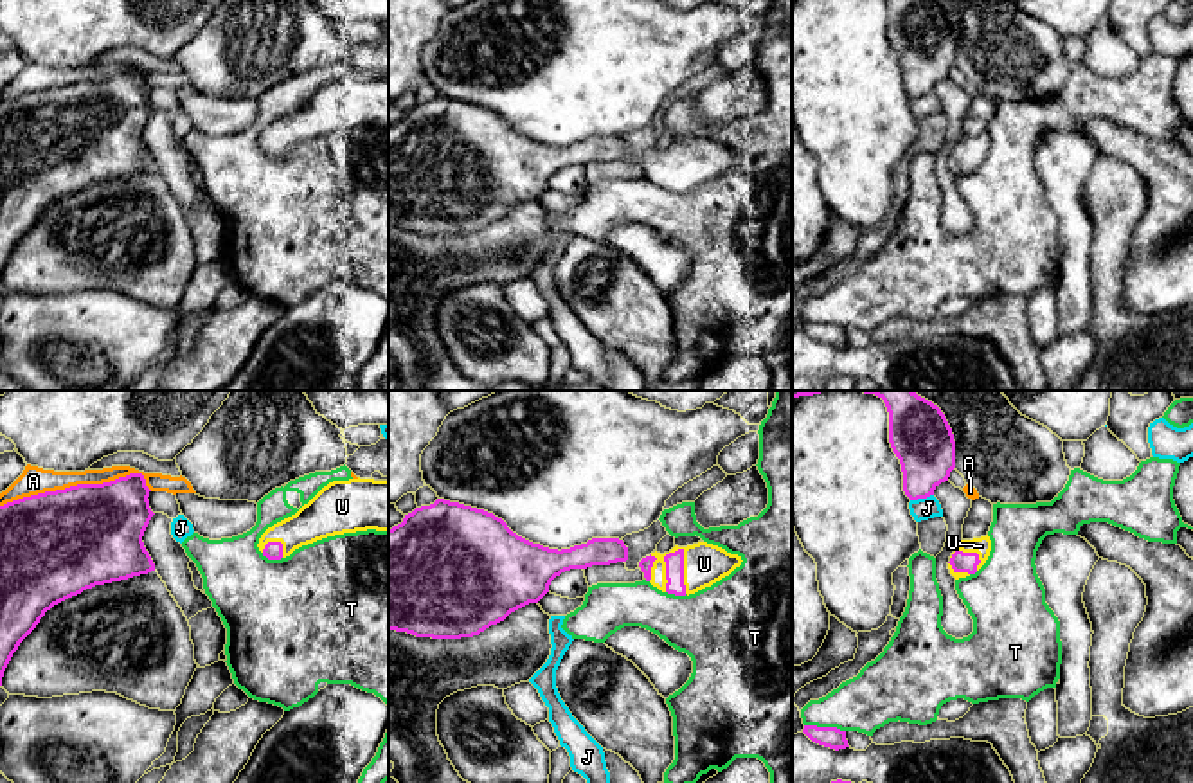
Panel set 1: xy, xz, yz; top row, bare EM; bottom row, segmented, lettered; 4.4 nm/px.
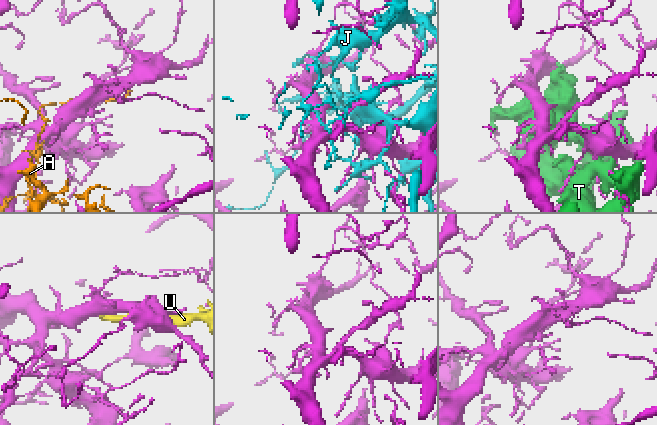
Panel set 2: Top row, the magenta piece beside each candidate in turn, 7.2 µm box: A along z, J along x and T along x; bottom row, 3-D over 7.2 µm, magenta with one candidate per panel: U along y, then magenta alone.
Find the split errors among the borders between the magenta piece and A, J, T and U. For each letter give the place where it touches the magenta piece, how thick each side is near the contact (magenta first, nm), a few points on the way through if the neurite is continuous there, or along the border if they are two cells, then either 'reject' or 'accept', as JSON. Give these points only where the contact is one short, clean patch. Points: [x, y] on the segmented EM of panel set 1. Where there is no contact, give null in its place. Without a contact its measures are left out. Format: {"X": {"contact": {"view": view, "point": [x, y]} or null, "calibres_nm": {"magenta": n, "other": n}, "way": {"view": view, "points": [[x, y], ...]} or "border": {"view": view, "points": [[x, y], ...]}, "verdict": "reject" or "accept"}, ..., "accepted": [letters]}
{"A": {"contact": {"view": "xy", "point": [78, 485]}, "calibres_nm": {"magenta": 460, "other": 120}, "verdict": "reject"}, "J": {"contact": {"view": "yz", "point": [922, 497]}, "calibres_nm": {"magenta": 260, "other": 100}, "verdict": "reject"}, "T": {"contact": {"view": "yz", "point": [825, 728]}, "calibres_nm": {"magenta": 100, "other": 260}, "verdict": "reject"}, "U": {"contact": {"view": "xz", "point": [682, 571]}, "calibres_nm": {"magenta": 80, "other": 190}, "way": {"view": "xz", "points": [[675, 585], [675, 578], [682, 571], [704, 564]]}, "verdict": "accept"}, "accepted": ["U"]}

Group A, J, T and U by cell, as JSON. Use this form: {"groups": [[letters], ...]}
{"groups": [["A"], ["J"], ["T"], ["U"]]}

